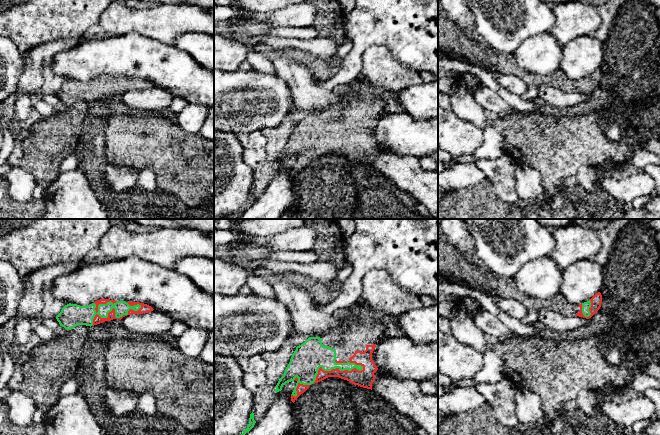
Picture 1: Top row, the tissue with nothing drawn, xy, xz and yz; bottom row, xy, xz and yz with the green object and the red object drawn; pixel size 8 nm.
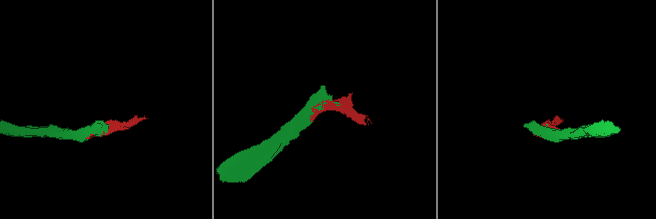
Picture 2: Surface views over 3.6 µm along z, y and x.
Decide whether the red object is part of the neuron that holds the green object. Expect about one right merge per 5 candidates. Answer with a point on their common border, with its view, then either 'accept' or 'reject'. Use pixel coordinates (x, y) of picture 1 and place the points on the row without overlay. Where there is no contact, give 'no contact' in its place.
contact xy (115, 87); accept

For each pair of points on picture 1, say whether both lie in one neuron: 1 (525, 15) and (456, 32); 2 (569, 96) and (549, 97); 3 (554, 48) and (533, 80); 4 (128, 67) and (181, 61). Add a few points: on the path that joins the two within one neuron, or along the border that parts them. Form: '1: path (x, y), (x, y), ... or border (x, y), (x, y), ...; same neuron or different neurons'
1: border (470, 11), (473, 16), (474, 27), (490, 45); different neurons
2: path (564, 97), (554, 97); same neuron
3: border (517, 61), (527, 71), (539, 74), (558, 69); different neurons
4: path (141, 60), (168, 63); same neuron

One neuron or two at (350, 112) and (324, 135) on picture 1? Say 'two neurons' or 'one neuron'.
one neuron

